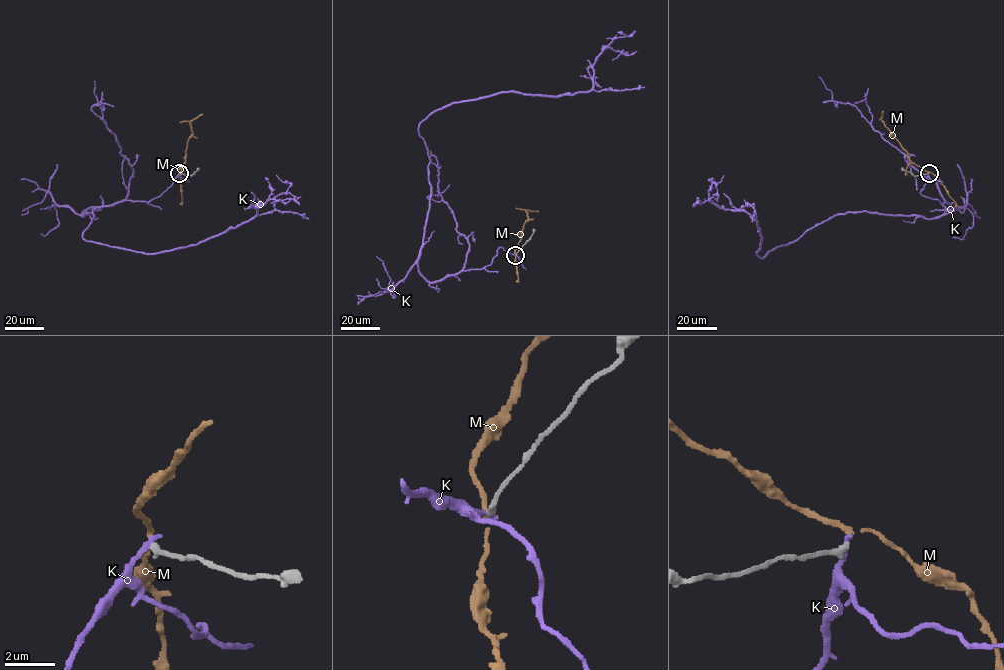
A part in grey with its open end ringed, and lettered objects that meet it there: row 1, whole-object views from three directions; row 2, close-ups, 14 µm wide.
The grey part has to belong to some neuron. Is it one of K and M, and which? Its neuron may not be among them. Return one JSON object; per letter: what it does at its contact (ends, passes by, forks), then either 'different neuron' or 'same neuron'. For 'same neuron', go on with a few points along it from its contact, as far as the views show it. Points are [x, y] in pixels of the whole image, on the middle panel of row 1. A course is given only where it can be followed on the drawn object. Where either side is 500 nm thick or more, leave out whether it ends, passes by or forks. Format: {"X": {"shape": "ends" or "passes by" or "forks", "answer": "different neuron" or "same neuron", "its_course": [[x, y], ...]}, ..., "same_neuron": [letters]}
{"K": {"shape": "ends", "answer": "different neuron"}, "M": {"shape": "passes by", "answer": "same neuron", "its_course": [[516, 255], [514, 251], [528, 219], [526, 210], [538, 212]]}, "same_neuron": ["M"]}

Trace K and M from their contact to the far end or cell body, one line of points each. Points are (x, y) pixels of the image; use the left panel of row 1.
K: (180, 172), (147, 202), (88, 208), (83, 238), (147, 254), (197, 245), (286, 192), (276, 175)
M: (180, 172), (192, 133), (190, 122), (202, 114)

